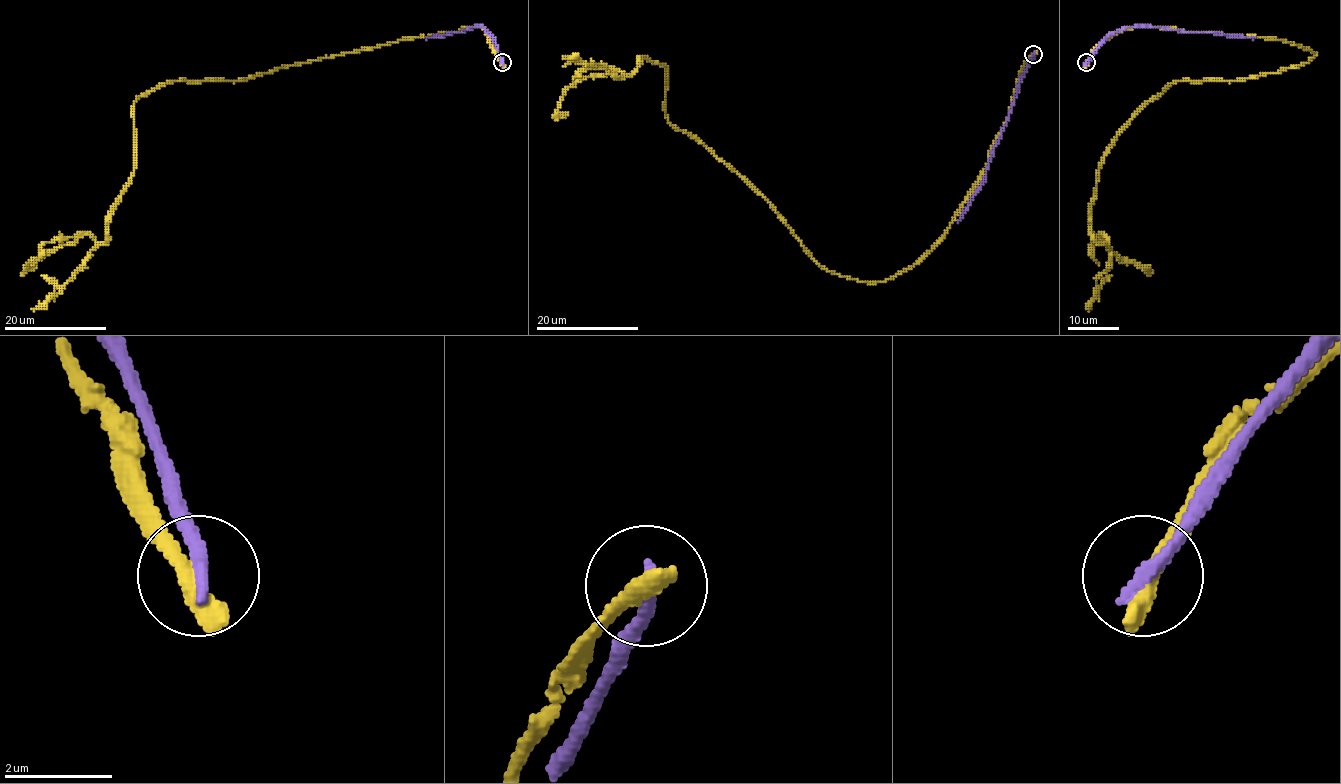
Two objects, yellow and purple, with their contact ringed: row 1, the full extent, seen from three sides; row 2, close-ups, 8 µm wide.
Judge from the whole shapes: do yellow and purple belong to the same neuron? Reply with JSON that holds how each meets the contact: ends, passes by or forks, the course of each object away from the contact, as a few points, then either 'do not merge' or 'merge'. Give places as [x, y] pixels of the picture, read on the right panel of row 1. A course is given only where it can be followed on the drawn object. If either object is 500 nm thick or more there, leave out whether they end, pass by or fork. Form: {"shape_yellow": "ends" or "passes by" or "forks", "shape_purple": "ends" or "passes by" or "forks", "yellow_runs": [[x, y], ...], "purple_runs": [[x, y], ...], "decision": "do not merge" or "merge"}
{"shape_yellow": "ends", "shape_purple": "ends", "yellow_runs": [[1087, 62], [1134, 26], [1315, 53], [1237, 80], [1175, 81], [1119, 134], [1090, 234], [1153, 272]], "purple_runs": [[1087, 62], [1107, 38], [1130, 26], [1254, 38]], "decision": "do not merge"}

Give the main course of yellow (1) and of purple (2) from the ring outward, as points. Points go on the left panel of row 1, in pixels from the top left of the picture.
1: (502, 62), (478, 26), (238, 80), (168, 81), (133, 106), (132, 180), (107, 240), (81, 234), (24, 272)
2: (502, 62), (500, 52), (483, 26), (427, 38)

